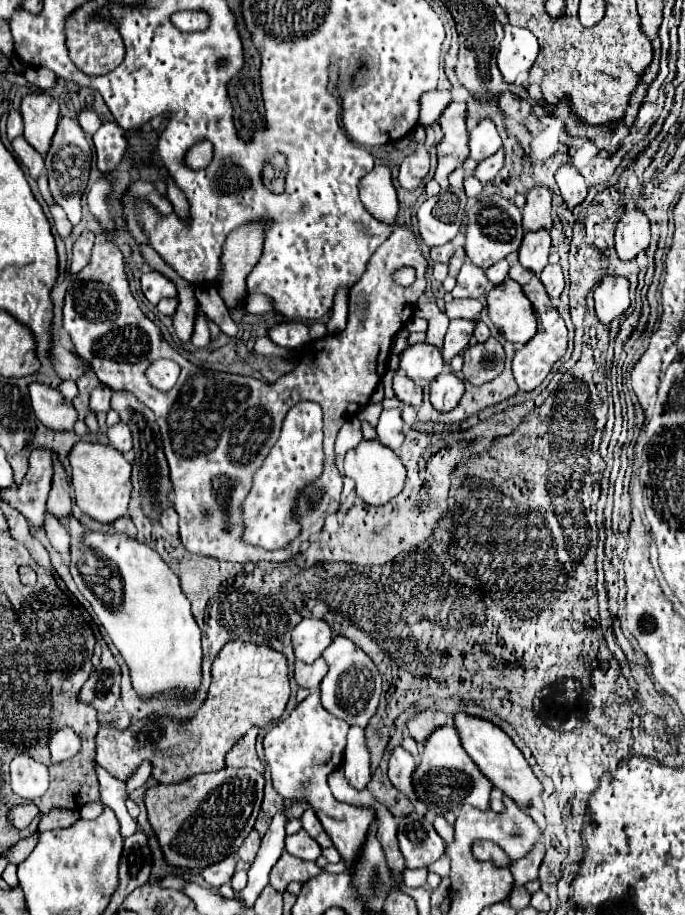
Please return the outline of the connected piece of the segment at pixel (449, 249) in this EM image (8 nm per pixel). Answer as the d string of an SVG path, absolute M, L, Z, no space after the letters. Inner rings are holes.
M447 243L447 245L441 245L441 247L433 247L431 249L431 259L435 263L449 263L449 259L453 257L453 243Z

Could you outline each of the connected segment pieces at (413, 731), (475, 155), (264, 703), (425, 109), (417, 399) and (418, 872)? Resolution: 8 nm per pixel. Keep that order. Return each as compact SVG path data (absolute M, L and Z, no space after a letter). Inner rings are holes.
M421 711L417 713L413 719L407 721L407 729L409 729L409 737L413 737L419 745L425 743L425 739L437 729L437 727L443 727L447 725L447 715L441 713L441 711Z
M483 119L469 135L471 159L475 159L475 161L481 161L481 159L487 159L489 155L495 155L499 147L501 147L501 137L489 119Z
M233 641L233 643L225 643L225 647L213 659L211 675L213 675L213 679L211 679L211 685L209 685L209 691L207 691L207 699L203 701L203 705L195 713L195 717L187 719L185 723L177 723L167 715L153 713L153 715L145 717L145 725L143 723L137 725L137 731L125 729L121 733L117 733L117 731L113 731L109 727L99 727L95 761L103 769L107 769L113 777L123 779L123 781L127 781L135 773L139 763L145 761L145 759L149 759L153 763L153 777L159 783L179 783L179 781L185 781L185 779L189 779L189 777L193 777L197 773L211 773L211 771L223 769L225 767L225 755L229 753L229 749L253 725L263 729L275 717L283 715L285 705L289 701L289 695L291 695L291 689L289 689L289 665L287 665L285 655L281 655L279 651L273 651L271 647L257 645L257 643Z
M429 91L421 97L421 123L429 125L439 119L443 109L451 103L451 93L449 91Z
M395 375L393 379L393 393L395 397L405 403L405 405L411 405L411 407L421 407L421 401L423 401L423 391L419 385L415 385L415 381L407 379L407 375Z
M405 869L403 883L407 887L423 887L427 883L427 869Z

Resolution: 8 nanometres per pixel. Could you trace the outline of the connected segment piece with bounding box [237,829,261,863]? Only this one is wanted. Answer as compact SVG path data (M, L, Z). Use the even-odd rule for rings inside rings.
M251 829L249 837L247 837L247 839L245 839L245 843L241 845L241 849L237 851L239 859L241 859L241 861L245 861L245 863L251 863L251 861L255 859L257 851L259 851L259 845L261 845L261 837L259 837L259 833L257 833L255 829Z

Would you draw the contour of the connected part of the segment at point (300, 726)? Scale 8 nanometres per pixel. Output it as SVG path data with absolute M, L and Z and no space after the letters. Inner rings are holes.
M313 691L305 701L301 701L287 719L277 721L263 737L265 761L271 767L273 787L285 799L299 799L313 805L319 821L323 823L327 835L333 845L341 853L345 863L353 863L359 859L361 843L365 841L367 829L375 817L371 807L355 807L349 803L341 803L333 797L327 775L341 765L345 741L347 741L349 723L337 719L321 705L319 693Z

